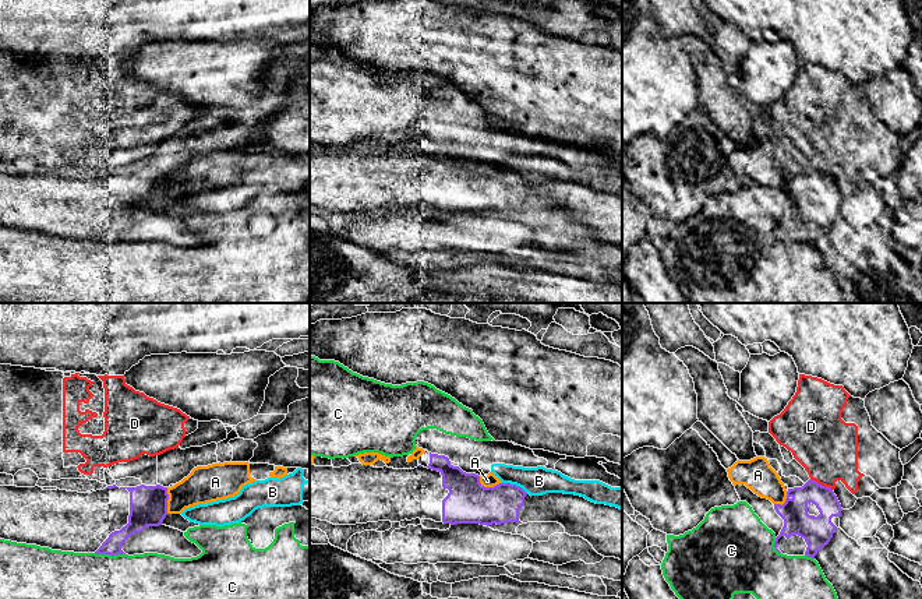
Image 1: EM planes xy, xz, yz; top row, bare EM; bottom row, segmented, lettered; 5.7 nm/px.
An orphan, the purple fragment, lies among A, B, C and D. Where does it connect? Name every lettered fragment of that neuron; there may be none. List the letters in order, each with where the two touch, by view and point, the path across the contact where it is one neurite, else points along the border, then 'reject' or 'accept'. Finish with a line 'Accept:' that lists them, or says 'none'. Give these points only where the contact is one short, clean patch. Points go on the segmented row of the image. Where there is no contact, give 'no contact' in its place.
A: contact xz (487, 487); reject
B: contact xz (515, 485); border xz (501, 482), (518, 485), (527, 493); reject
C: contact xy (110, 555); reject
D: contact yz (820, 485); reject
Accept: none

